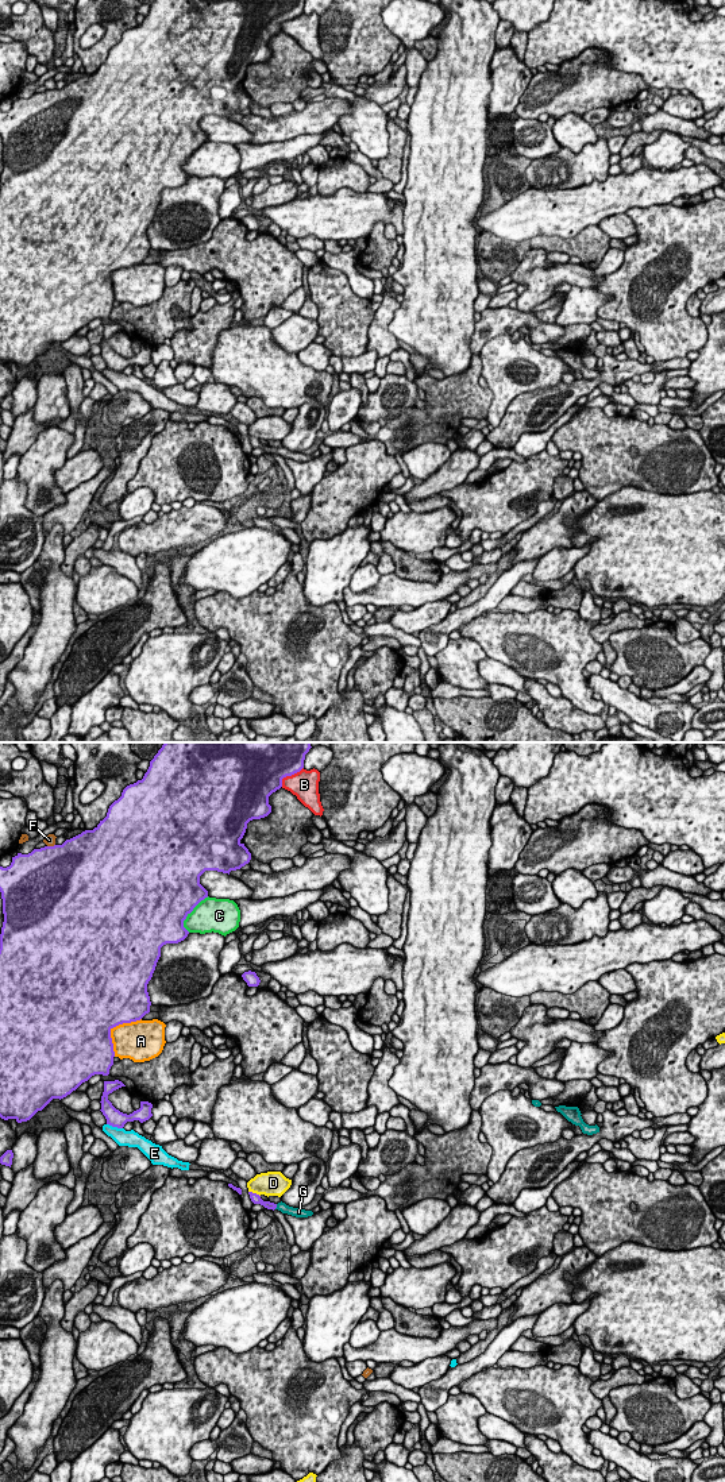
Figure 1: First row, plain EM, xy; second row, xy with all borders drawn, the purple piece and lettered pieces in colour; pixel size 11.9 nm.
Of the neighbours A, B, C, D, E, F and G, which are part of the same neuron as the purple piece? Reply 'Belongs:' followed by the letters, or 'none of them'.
Belongs: G

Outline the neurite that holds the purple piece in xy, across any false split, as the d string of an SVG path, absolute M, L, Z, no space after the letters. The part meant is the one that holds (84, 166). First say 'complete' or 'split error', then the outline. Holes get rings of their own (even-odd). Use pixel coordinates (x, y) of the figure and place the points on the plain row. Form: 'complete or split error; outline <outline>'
complete; outline M154 0L150 5L150 11L142 24L127 30L122 40L115 45L107 57L107 61L93 74L85 74L81 78L66 84L62 89L45 90L34 93L28 99L18 97L12 101L9 111L0 111L0 136L3 143L3 158L4 166L0 178L0 362L4 364L15 363L18 367L30 364L38 355L42 355L53 343L63 343L76 335L82 327L88 325L95 319L108 320L109 313L113 309L113 287L111 282L111 274L123 267L131 267L140 265L146 258L150 256L150 240L147 236L147 228L153 221L157 207L161 201L161 192L166 188L178 188L184 185L189 175L184 171L184 165L193 155L193 153L205 142L208 135L200 128L200 120L205 115L217 115L228 117L231 115L240 113L251 104L251 97L240 86L243 82L247 67L252 63L261 63L271 57L269 49L269 40L282 31L282 23L300 16L304 12L305 0Z

